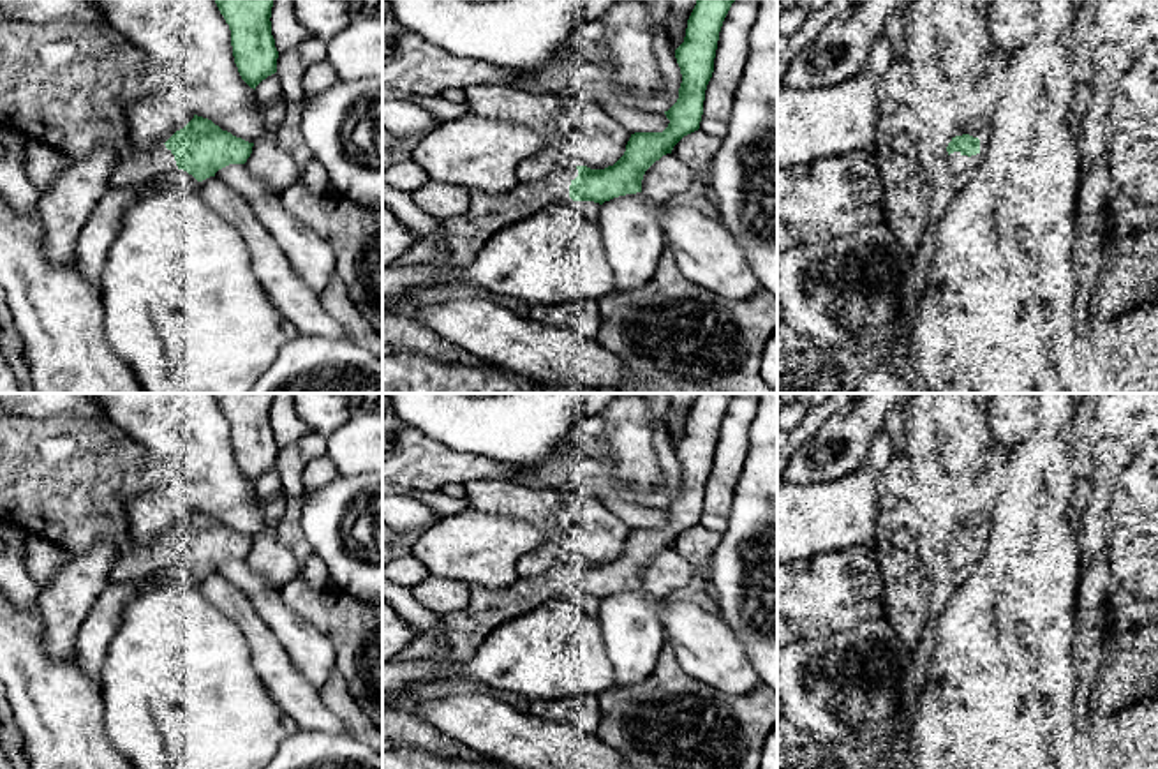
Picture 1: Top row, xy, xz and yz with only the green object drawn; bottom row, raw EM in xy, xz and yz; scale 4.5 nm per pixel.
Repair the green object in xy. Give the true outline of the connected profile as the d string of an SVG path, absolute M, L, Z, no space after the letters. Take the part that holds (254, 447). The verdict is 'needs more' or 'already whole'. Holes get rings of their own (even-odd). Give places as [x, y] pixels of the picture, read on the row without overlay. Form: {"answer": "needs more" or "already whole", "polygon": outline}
{"answer": "already whole", "polygon": "M213 393L231 425L234 459L241 474L256 485L277 467L278 446L271 430L275 393Z"}

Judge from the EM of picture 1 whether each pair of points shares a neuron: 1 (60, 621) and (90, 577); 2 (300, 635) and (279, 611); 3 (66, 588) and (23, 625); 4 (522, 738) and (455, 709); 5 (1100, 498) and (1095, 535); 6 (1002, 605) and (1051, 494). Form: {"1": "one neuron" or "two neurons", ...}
{"1": "one neuron", "2": "one neuron", "3": "two neurons", "4": "one neuron", "5": "one neuron", "6": "one neuron"}

